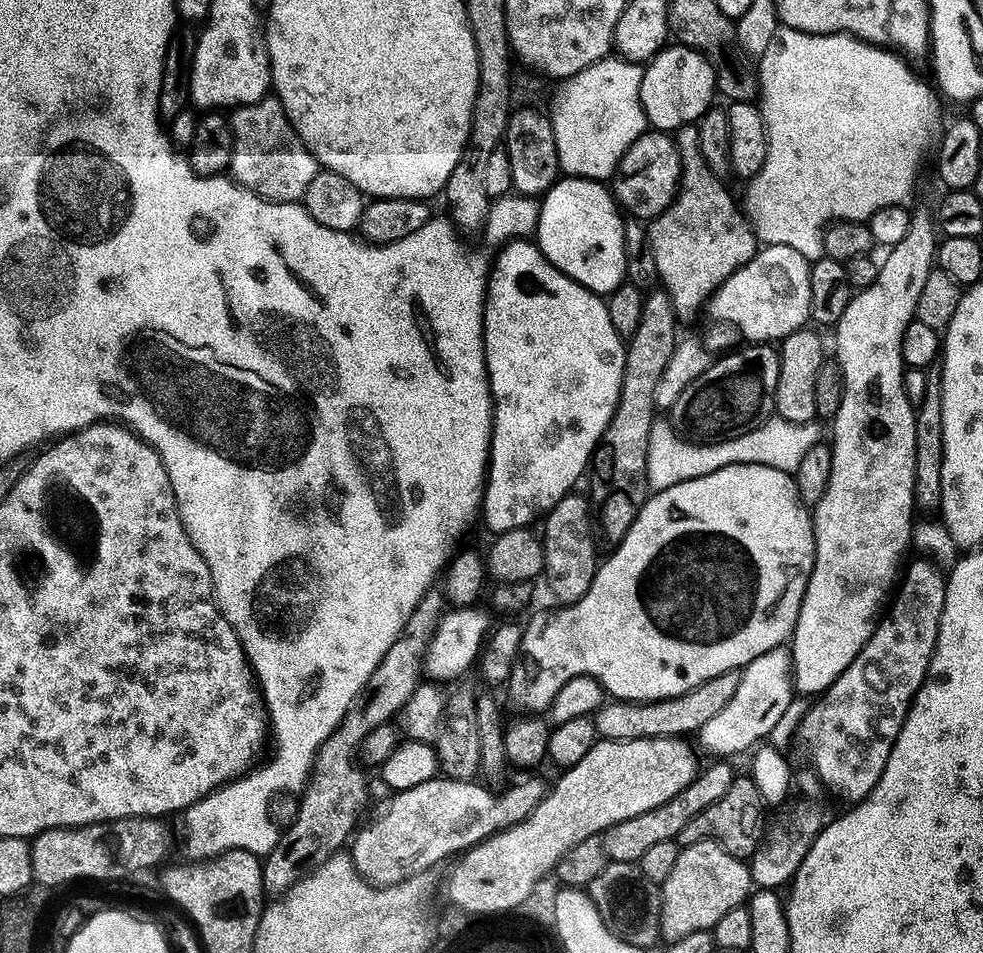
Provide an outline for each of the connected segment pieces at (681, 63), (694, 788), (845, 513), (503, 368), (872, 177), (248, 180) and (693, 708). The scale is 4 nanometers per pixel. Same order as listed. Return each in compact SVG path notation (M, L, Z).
M672 42L661 48L651 60L647 61L643 65L643 70L640 101L642 102L644 119L653 129L671 133L687 124L696 124L700 117L709 108L713 107L712 96L717 95L716 69L713 68L712 61L703 52L698 52L695 48L689 48L687 44Z
M712 763L714 764L710 765L705 772L703 769L697 774L688 786L678 794L674 794L674 798L670 798L670 802L662 802L662 806L658 806L646 814L638 814L638 818L626 818L605 830L602 839L604 853L608 855L609 861L617 860L627 864L636 864L642 858L642 854L646 854L646 850L651 850L657 842L675 840L677 834L682 830L682 826L686 826L686 822L690 822L690 818L702 814L702 810L706 810L706 806L718 802L718 798L722 798L722 794L726 794L726 790L730 788L730 782L734 779L734 771L732 772L731 766L728 765L731 763Z
M924 208L918 209L906 230L906 238L891 245L887 249L888 257L879 261L876 281L853 295L852 301L846 306L846 314L842 314L840 321L834 325L834 359L840 365L844 393L842 406L830 424L830 482L824 497L814 506L812 516L816 561L790 637L792 682L795 691L800 694L823 694L840 677L842 670L854 662L864 643L872 636L873 621L881 615L882 605L889 599L890 589L897 583L902 568L900 559L904 551L909 551L912 543L916 408L906 398L904 389L906 365L901 340L916 315L922 285L934 270L937 243L938 229L933 213L929 209L928 212Z
M513 238L499 249L488 277L488 291L484 297L484 361L488 371L488 391L492 393L492 451L488 461L488 474L484 485L482 501L482 520L488 523L492 534L509 532L515 528L535 525L558 501L573 491L580 475L590 468L592 453L604 436L606 426L616 409L622 388L624 373L625 341L616 332L608 313L608 305L597 293L574 282L565 272L560 272L540 252L531 239Z
M797 31L788 34L784 41L781 39L778 46L767 48L764 55L758 60L758 75L760 78L760 90L758 93L758 107L760 117L764 120L764 129L768 131L768 153L764 164L755 176L751 177L748 193L744 196L742 211L748 217L756 239L761 245L781 244L790 246L790 250L798 250L808 261L820 259L824 251L824 229L833 220L858 220L867 221L882 206L907 205L912 191L916 188L916 171L920 168L920 159L932 140L932 127L940 116L940 104L933 85L928 84L920 76L915 76L908 69L909 61L903 55L883 47L868 44L865 40L859 40L857 36L849 36L847 32L830 32L827 34L813 34Z
M269 94L253 104L239 105L231 113L230 125L231 179L268 200L299 201L315 176L321 172L322 165L316 160L315 154L304 145L275 95Z
M733 670L718 674L702 682L697 688L691 688L665 700L605 702L594 713L596 731L605 740L637 740L663 736L691 737L691 732L692 735L699 733L700 728L706 726L706 722L710 722L714 714L719 714L726 706L726 702L730 702L730 698L734 698L734 690L738 690L739 681L740 672Z

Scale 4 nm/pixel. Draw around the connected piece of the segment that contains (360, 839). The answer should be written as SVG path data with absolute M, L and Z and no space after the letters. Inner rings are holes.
M437 776L434 779L427 779L426 782L422 782L419 786L410 787L409 790L393 793L393 796L376 814L376 816L367 824L367 822L357 829L357 832L353 835L350 842L350 855L352 858L352 864L355 866L355 870L365 881L376 887L388 887L390 885L396 885L402 883L404 880L408 880L410 877L423 875L427 873L434 864L446 859L450 854L453 856L462 854L472 848L476 844L480 844L481 841L488 839L494 833L498 831L504 831L511 825L517 824L520 821L524 821L530 813L533 812L534 807L541 801L541 798L545 796L548 784L540 778L530 778L520 784L514 785L512 788L504 791L500 796L493 796L493 794L484 786L476 783L476 780L458 780L453 776Z

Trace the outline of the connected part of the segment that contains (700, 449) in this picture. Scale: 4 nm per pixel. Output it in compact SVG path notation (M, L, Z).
M769 418L758 427L751 428L749 432L743 432L741 436L700 443L685 438L667 419L657 419L650 430L648 443L649 485L656 490L669 488L683 480L714 474L714 470L722 470L731 464L765 464L789 474L795 473L798 462L802 462L806 450L821 443L819 426L821 427L816 422L795 424L779 418Z

